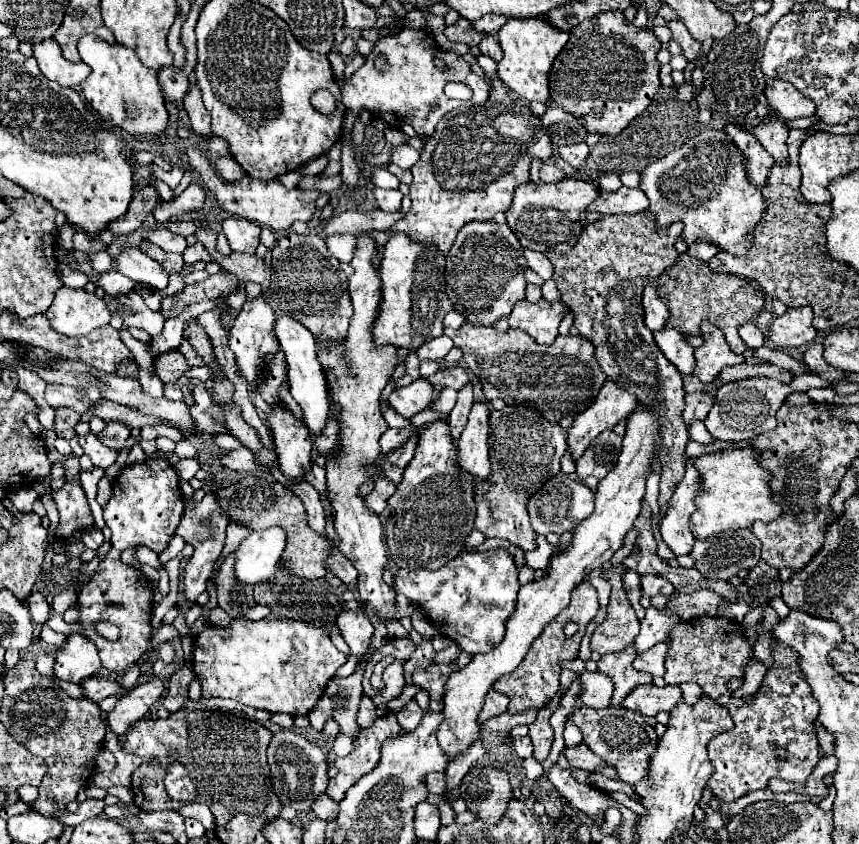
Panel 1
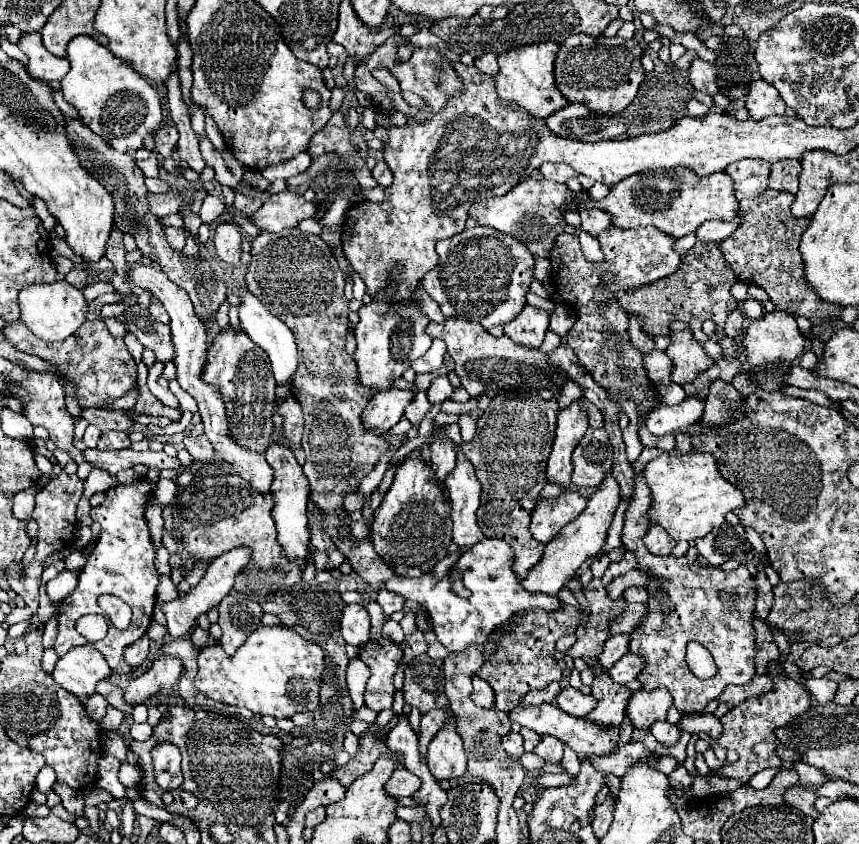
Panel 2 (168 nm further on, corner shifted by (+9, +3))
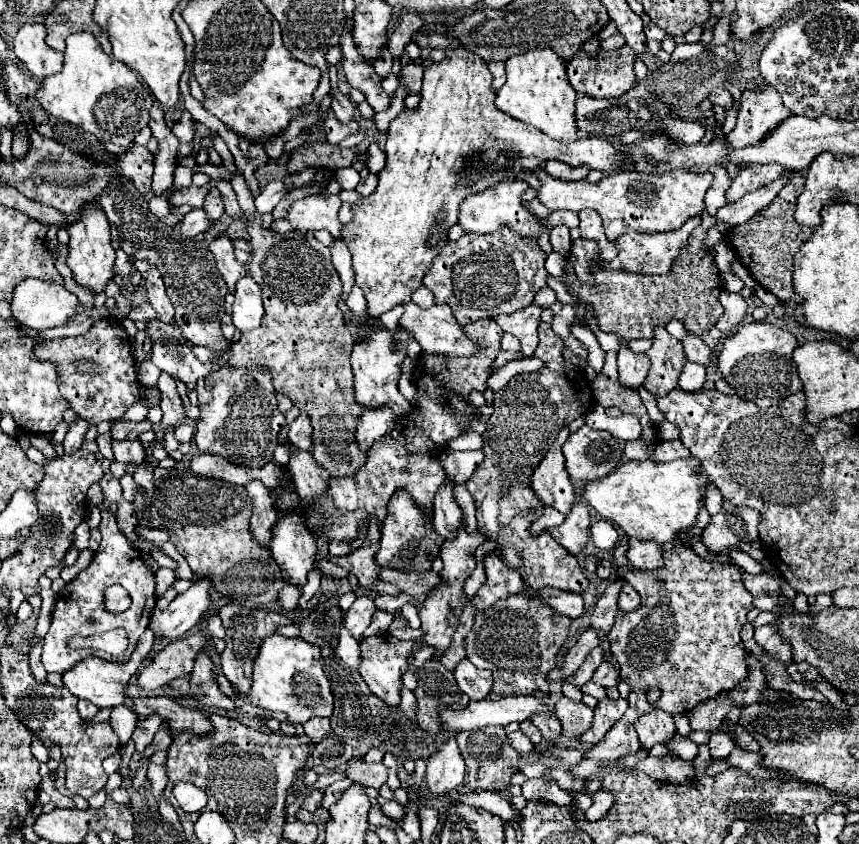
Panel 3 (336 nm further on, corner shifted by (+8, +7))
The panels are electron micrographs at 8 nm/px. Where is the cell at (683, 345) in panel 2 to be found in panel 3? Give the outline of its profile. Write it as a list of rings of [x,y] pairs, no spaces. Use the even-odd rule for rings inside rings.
[[[658,326],[654,346],[646,352],[646,356],[652,364],[644,380],[644,388],[652,394],[668,394],[674,390],[682,374],[682,364],[686,362],[682,342],[670,336],[664,326]]]

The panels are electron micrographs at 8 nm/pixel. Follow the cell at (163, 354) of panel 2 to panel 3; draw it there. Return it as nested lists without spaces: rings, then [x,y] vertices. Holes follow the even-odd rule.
[[[170,324],[168,338],[152,338],[150,360],[172,378],[184,380],[188,388],[194,388],[198,378],[204,378],[216,368],[214,364],[202,364],[194,356],[192,342],[186,342],[176,324]]]

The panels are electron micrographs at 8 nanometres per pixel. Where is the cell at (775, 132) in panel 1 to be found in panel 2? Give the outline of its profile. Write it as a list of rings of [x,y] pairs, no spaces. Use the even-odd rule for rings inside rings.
[[[781,160],[781,162],[771,166],[769,188],[779,190],[779,192],[797,194],[799,174],[801,174],[801,162],[797,162],[797,160]]]

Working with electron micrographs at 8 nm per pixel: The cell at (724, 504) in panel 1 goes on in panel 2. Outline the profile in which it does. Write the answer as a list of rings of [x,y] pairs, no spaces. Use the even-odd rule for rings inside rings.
[[[663,454],[645,464],[643,478],[651,490],[651,508],[647,510],[647,518],[651,526],[663,526],[673,540],[693,542],[703,538],[713,528],[721,526],[727,512],[745,506],[741,490],[737,490],[719,474],[717,462],[711,454]]]

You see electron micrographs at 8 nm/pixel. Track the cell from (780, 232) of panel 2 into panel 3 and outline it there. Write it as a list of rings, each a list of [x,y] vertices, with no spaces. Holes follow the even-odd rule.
[[[776,196],[768,208],[762,210],[762,214],[754,216],[750,222],[732,228],[726,234],[726,240],[730,248],[734,250],[738,262],[752,274],[752,278],[766,290],[770,290],[774,296],[778,296],[784,302],[796,302],[800,304],[802,298],[794,290],[792,282],[792,270],[794,270],[794,254],[800,250],[802,242],[812,234],[808,226],[800,226],[794,220],[796,206],[792,202],[782,200]]]

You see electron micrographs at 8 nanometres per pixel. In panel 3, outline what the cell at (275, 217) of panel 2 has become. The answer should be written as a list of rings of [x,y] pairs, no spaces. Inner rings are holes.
[[[306,196],[290,206],[286,220],[296,230],[326,228],[334,238],[340,238],[342,224],[338,220],[338,208],[340,208],[338,196]]]

